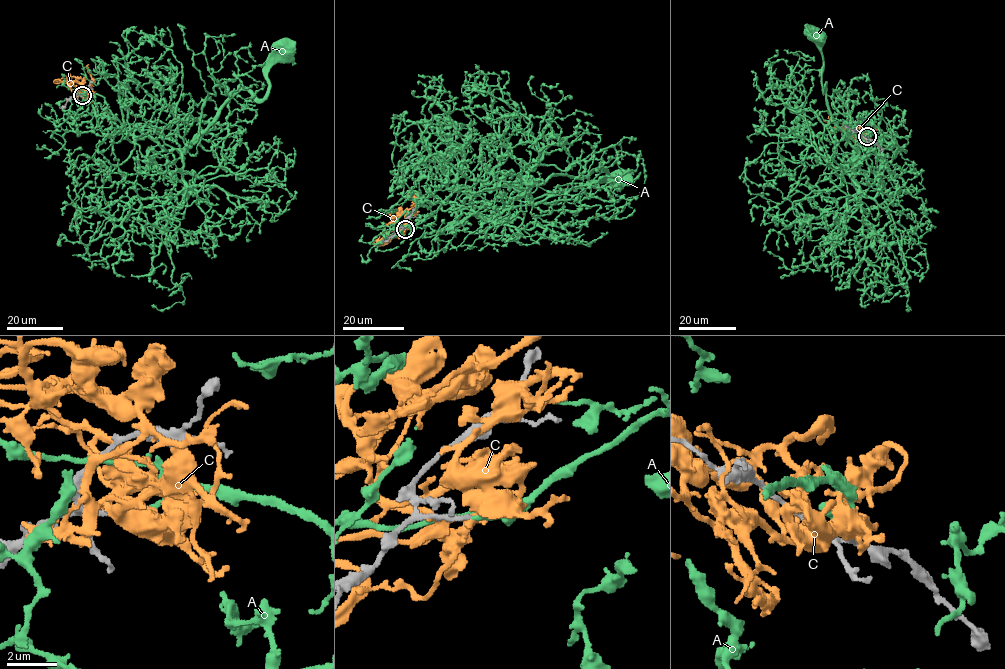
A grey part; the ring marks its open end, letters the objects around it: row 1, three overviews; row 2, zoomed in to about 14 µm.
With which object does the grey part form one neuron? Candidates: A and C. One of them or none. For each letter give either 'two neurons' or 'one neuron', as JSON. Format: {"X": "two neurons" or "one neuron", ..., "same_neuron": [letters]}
{"A": "one neuron", "C": "two neurons", "same_neuron": ["A"]}

